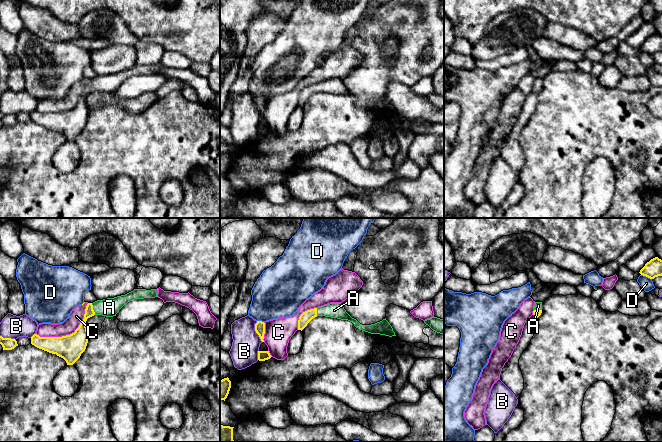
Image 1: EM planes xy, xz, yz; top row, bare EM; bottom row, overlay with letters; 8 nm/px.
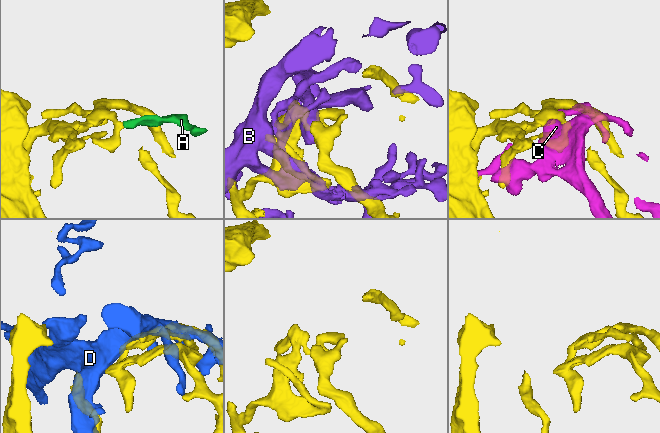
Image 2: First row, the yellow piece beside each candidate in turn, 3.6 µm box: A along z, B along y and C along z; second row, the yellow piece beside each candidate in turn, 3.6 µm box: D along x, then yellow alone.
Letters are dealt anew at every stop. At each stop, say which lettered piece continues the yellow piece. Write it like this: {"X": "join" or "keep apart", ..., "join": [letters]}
{"A": "join", "B": "keep apart", "C": "keep apart", "D": "keep apart", "join": ["A"]}

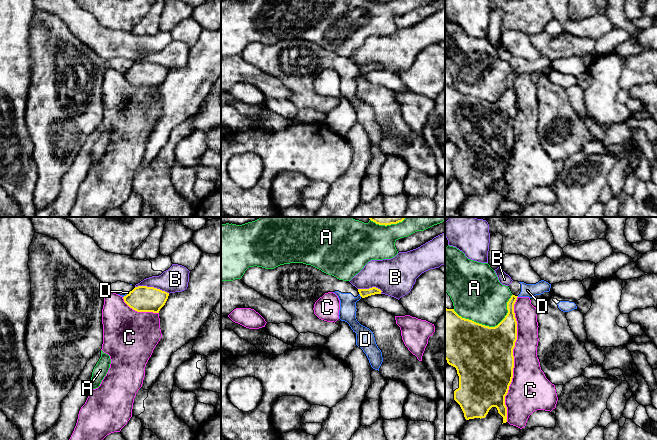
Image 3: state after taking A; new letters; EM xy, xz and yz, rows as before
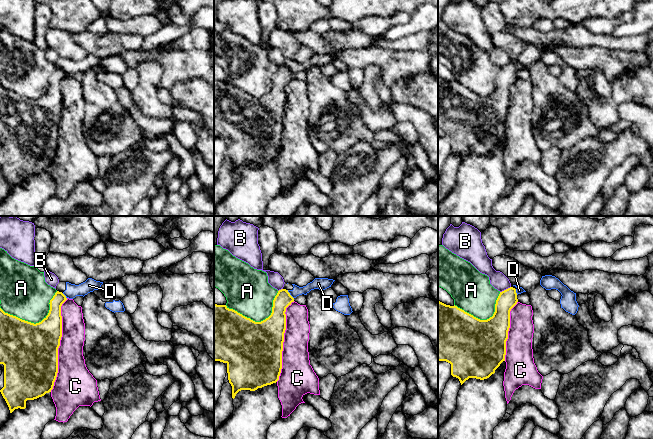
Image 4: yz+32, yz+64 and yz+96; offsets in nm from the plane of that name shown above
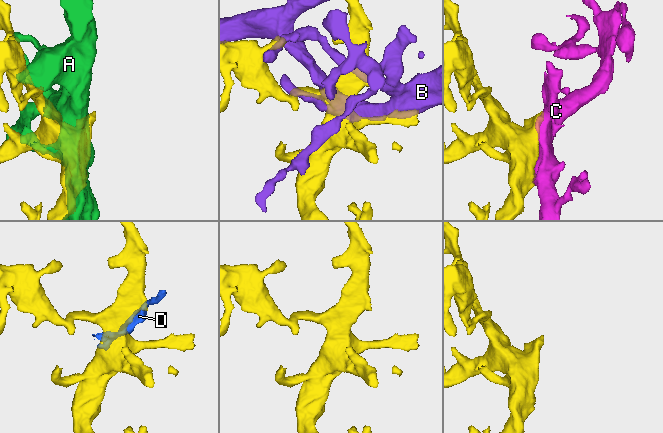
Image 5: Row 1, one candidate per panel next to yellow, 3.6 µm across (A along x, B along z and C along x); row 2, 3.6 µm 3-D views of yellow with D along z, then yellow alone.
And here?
{"A": "keep apart", "B": "keep apart", "C": "keep apart", "D": "keep apart", "join": []}

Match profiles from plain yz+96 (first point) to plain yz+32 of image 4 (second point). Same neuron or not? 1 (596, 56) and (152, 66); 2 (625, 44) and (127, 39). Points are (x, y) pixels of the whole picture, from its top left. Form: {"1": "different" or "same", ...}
{"1": "different", "2": "same"}

